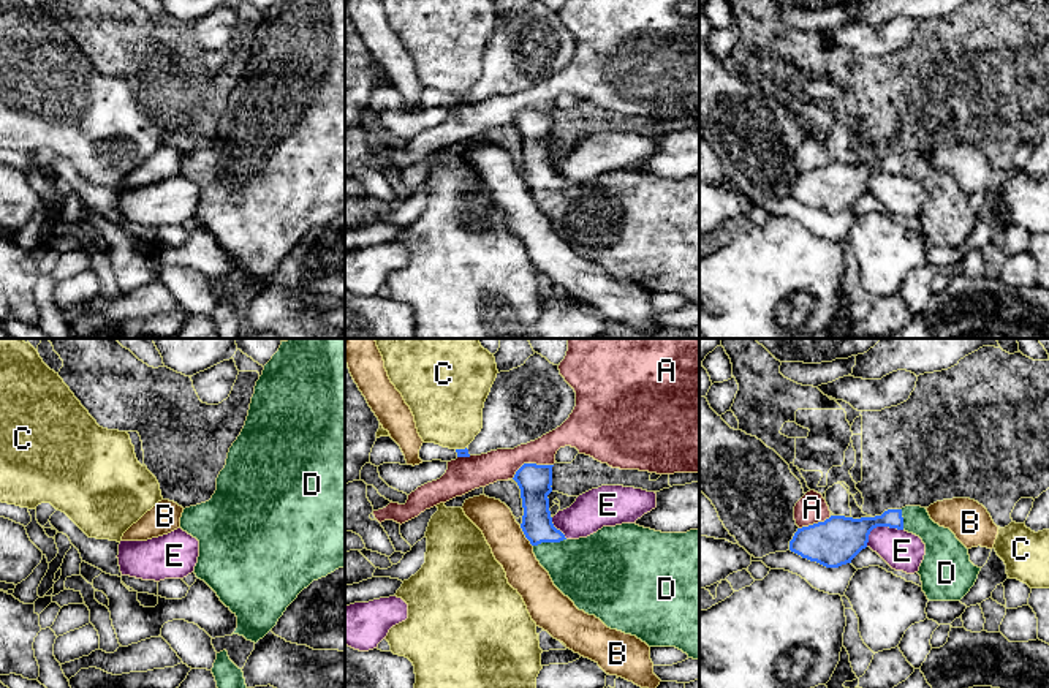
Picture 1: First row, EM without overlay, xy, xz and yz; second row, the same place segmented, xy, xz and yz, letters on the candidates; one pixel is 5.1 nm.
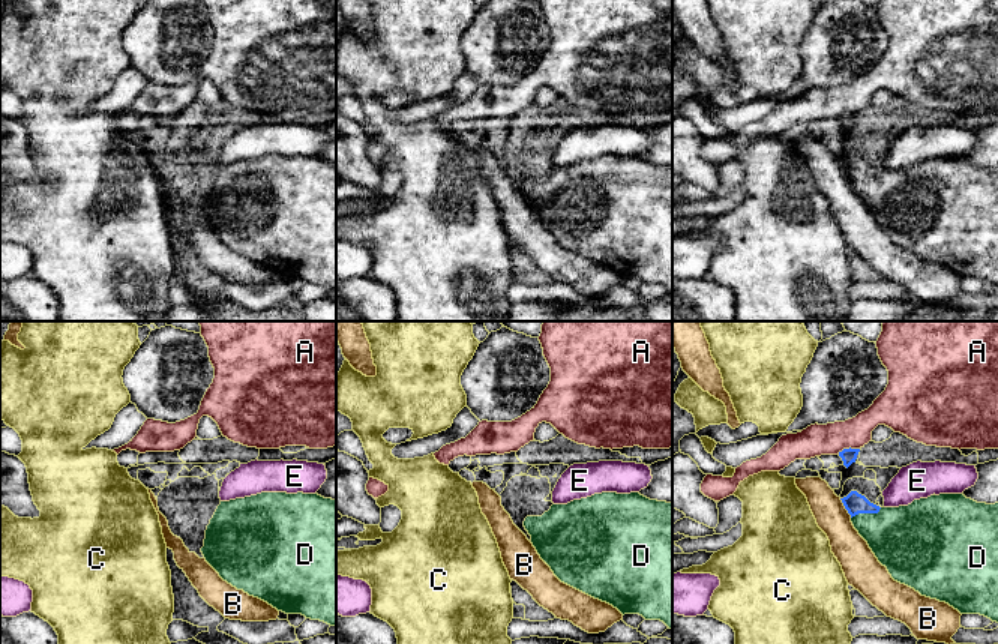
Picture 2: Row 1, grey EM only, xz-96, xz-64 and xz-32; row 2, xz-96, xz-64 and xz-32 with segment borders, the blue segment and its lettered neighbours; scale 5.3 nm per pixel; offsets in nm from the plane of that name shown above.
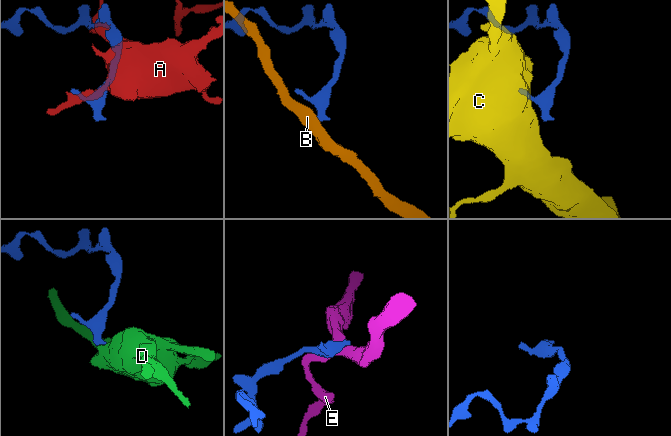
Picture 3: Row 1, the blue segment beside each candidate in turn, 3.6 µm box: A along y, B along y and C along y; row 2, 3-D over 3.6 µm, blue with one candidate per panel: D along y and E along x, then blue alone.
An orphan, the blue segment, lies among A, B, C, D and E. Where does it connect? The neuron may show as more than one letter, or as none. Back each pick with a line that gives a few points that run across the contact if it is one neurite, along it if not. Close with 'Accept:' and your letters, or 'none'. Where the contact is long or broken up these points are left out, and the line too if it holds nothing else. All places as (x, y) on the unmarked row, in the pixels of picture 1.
D: xz (537, 170), (549, 187), (573, 211), (589, 215)
Accept: D

